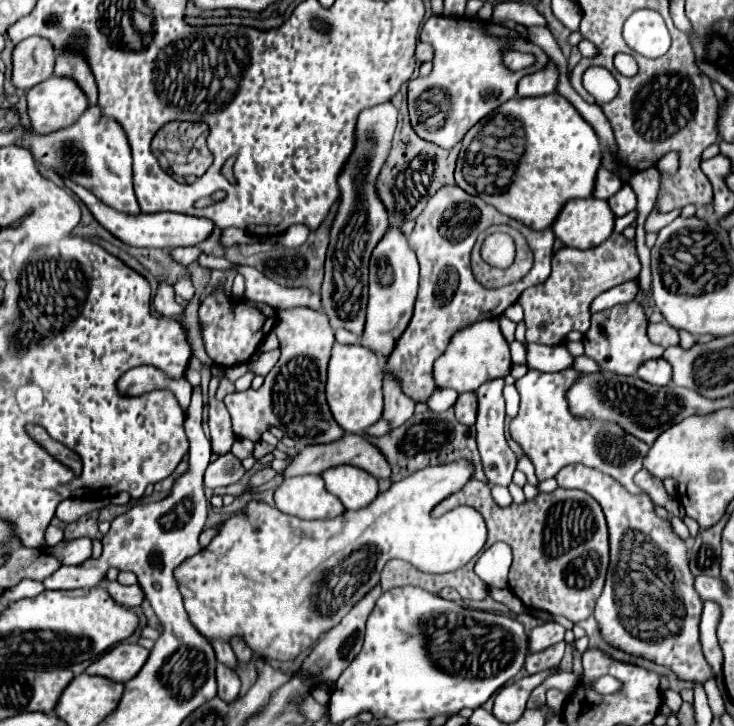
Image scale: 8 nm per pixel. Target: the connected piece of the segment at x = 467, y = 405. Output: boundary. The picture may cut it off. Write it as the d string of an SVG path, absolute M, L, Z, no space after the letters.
M462 393L454 405L456 417L460 423L472 427L476 423L476 395L474 393Z

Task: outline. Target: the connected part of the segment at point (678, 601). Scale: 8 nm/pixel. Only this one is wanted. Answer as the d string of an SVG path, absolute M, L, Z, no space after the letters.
M568 465L558 475L558 485L564 489L582 489L592 495L608 519L608 541L610 541L610 565L606 575L606 585L602 595L596 601L594 619L598 623L602 639L618 651L624 651L634 657L644 657L670 669L678 679L688 683L706 683L712 677L712 669L708 667L700 639L698 639L698 623L702 615L702 599L694 591L694 575L688 567L688 549L686 543L672 531L670 521L656 515L656 507L646 493L632 495L628 493L616 479L584 467L584 465Z

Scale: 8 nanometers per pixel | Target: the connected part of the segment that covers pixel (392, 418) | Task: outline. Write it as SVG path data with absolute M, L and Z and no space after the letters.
M388 375L388 379L384 379L384 413L382 413L382 419L388 421L390 431L400 427L400 423L404 423L412 417L414 405L416 403L402 393L396 379Z

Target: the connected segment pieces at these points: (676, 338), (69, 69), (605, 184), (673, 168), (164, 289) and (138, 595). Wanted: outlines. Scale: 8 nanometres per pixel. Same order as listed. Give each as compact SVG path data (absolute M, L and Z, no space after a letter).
M658 323L658 325L648 325L648 337L652 343L662 345L664 349L670 345L678 345L680 343L680 335L674 327L666 325L666 323Z
M68 51L64 55L60 53L56 59L54 75L74 79L78 83L78 87L84 91L84 95L88 97L88 105L96 105L96 99L98 99L96 81L92 77L90 67L84 63L84 57L78 55L78 51Z
M600 167L598 175L596 175L596 187L594 187L594 193L592 193L592 195L594 195L596 199L608 199L608 197L612 197L620 187L622 187L622 181L620 181L614 173L610 173L608 169Z
M672 151L666 154L659 162L658 169L667 173L676 173L679 165L679 155L678 153Z
M158 285L158 293L154 297L154 307L162 317L172 317L172 315L180 315L182 309L180 305L174 301L174 289L172 285Z
M104 578L106 583L106 589L108 593L112 595L112 599L124 607L140 607L144 603L144 591L140 591L138 583L136 585L120 585L118 581L109 581L107 578Z

